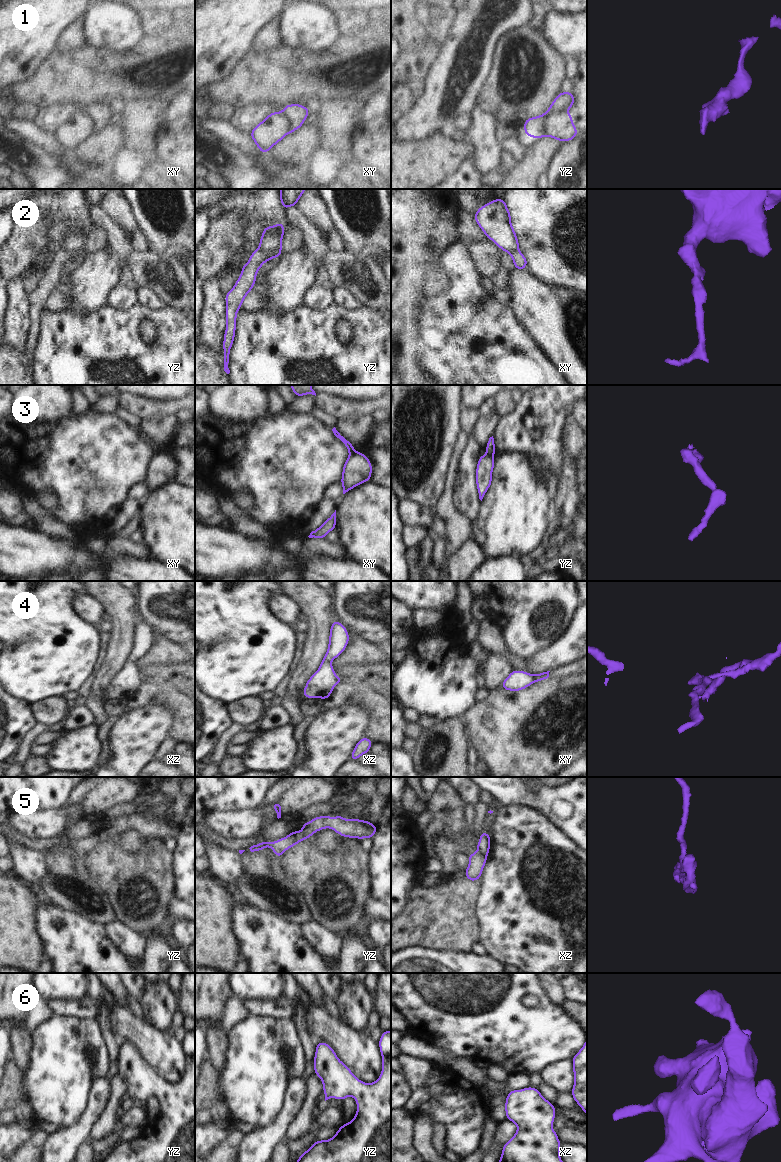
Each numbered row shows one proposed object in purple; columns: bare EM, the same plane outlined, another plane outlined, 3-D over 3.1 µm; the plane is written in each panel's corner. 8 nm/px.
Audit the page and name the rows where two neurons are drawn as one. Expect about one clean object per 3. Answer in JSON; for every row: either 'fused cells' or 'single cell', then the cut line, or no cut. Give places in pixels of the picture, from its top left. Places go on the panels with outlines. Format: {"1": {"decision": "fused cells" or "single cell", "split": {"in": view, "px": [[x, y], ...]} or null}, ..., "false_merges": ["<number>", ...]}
{"1": {"decision": "fused cells", "split": {"in": "yz", "px": [[565, 110], [552, 112], [546, 118], [546, 132], [544, 135]]}}, "2": {"decision": "fused cells", "split": {"in": "yz", "px": [[280, 244], [272, 251], [262, 251], [259, 249]]}}, "3": {"decision": "fused cells", "split": {"in": "yz", "px": [[487, 453], [493, 456]]}}, "4": {"decision": "fused cells", "split": {"in": "xy", "px": [[532, 675], [534, 681]]}}, "5": {"decision": "fused cells", "split": {"in": "xz", "px": [[477, 852], [486, 857]]}}, "6": {"decision": "single cell", "split": null}, "false_merges": ["1", "2", "3", "4", "5"]}

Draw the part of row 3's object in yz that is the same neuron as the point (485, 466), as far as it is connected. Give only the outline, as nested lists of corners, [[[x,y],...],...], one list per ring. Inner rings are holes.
[[[486,454],[478,458],[478,464],[476,467],[476,486],[481,501],[492,484],[494,465],[494,456]]]

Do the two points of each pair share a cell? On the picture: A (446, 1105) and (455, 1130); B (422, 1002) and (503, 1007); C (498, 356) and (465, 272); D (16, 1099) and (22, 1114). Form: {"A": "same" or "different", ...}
{"A": "same", "B": "same", "C": "same", "D": "same"}

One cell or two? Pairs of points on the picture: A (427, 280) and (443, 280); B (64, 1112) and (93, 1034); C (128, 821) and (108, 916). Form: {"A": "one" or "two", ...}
{"A": "one", "B": "one", "C": "one"}

